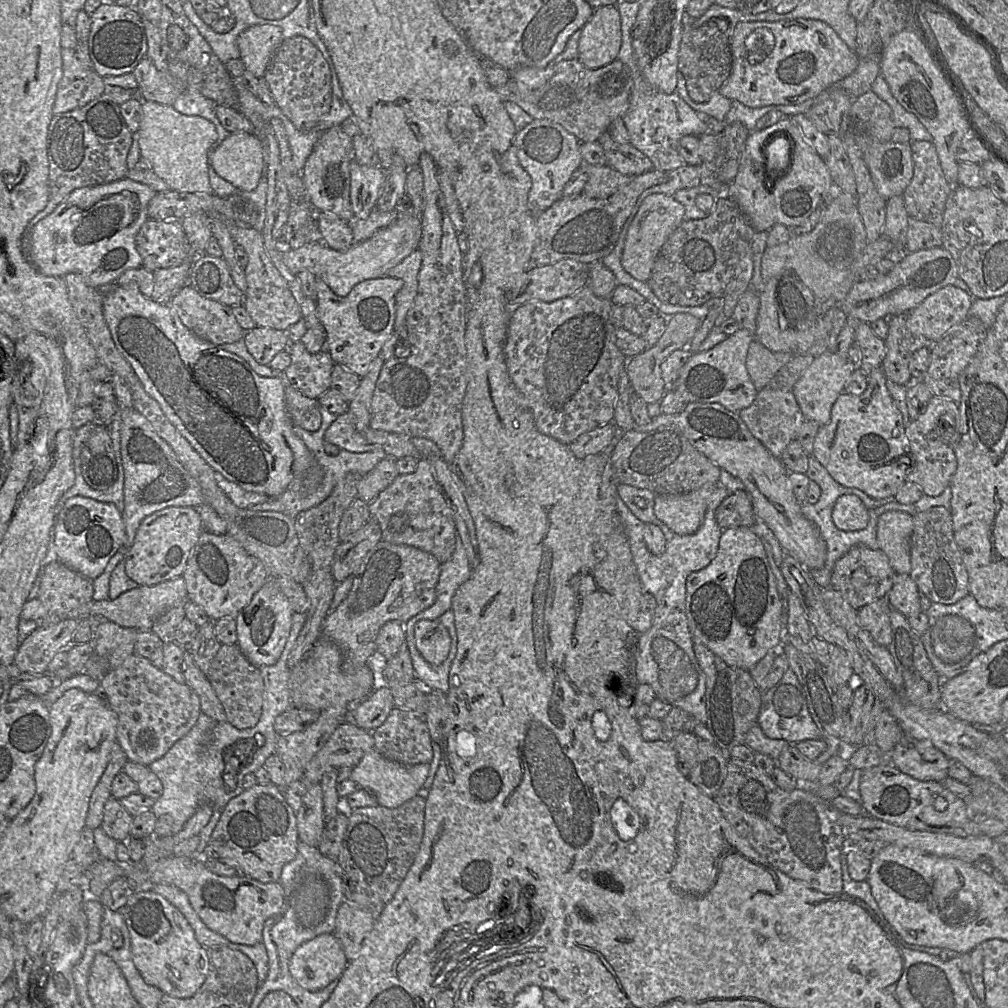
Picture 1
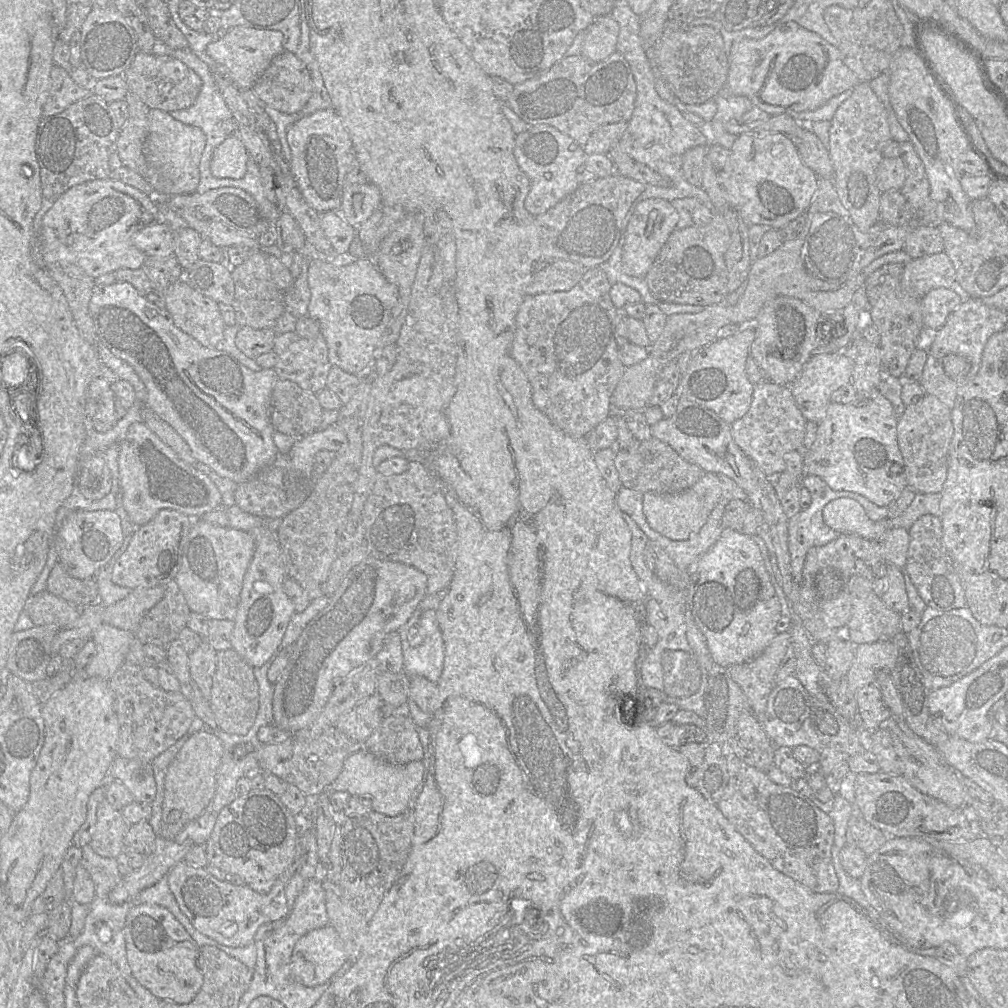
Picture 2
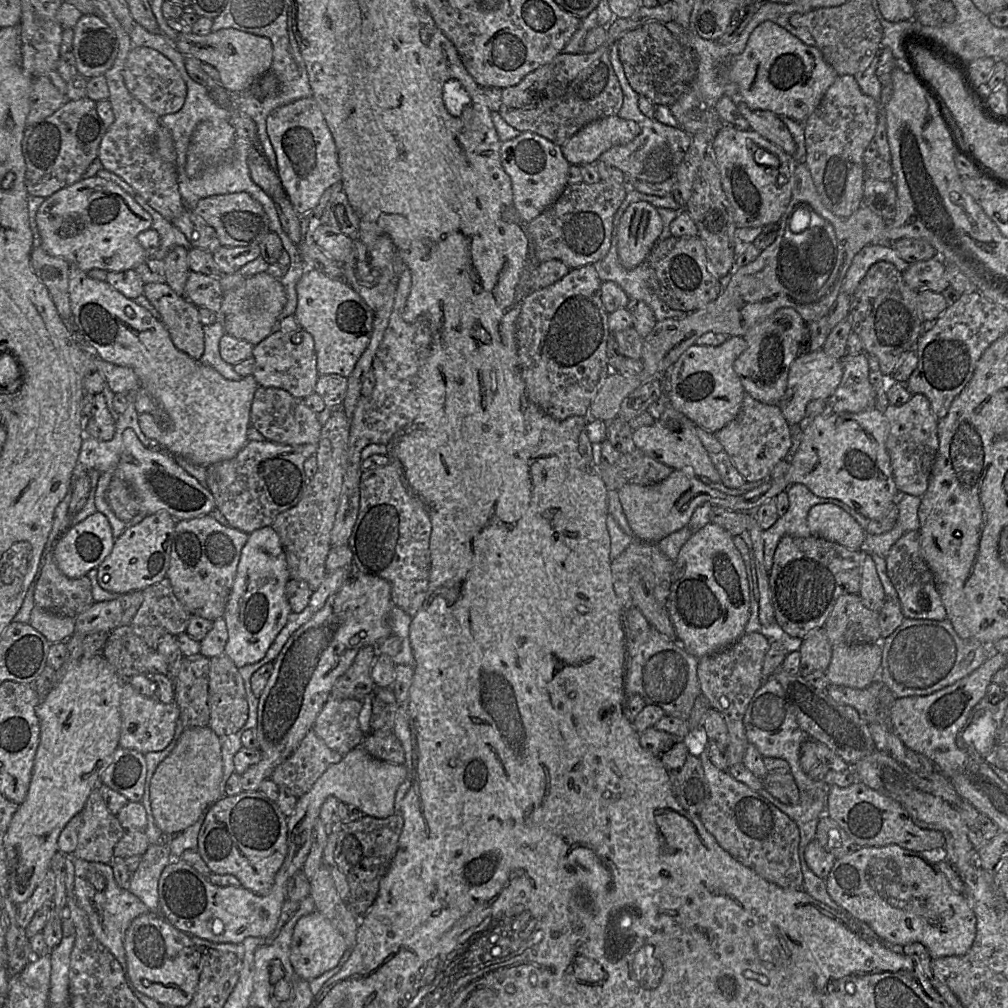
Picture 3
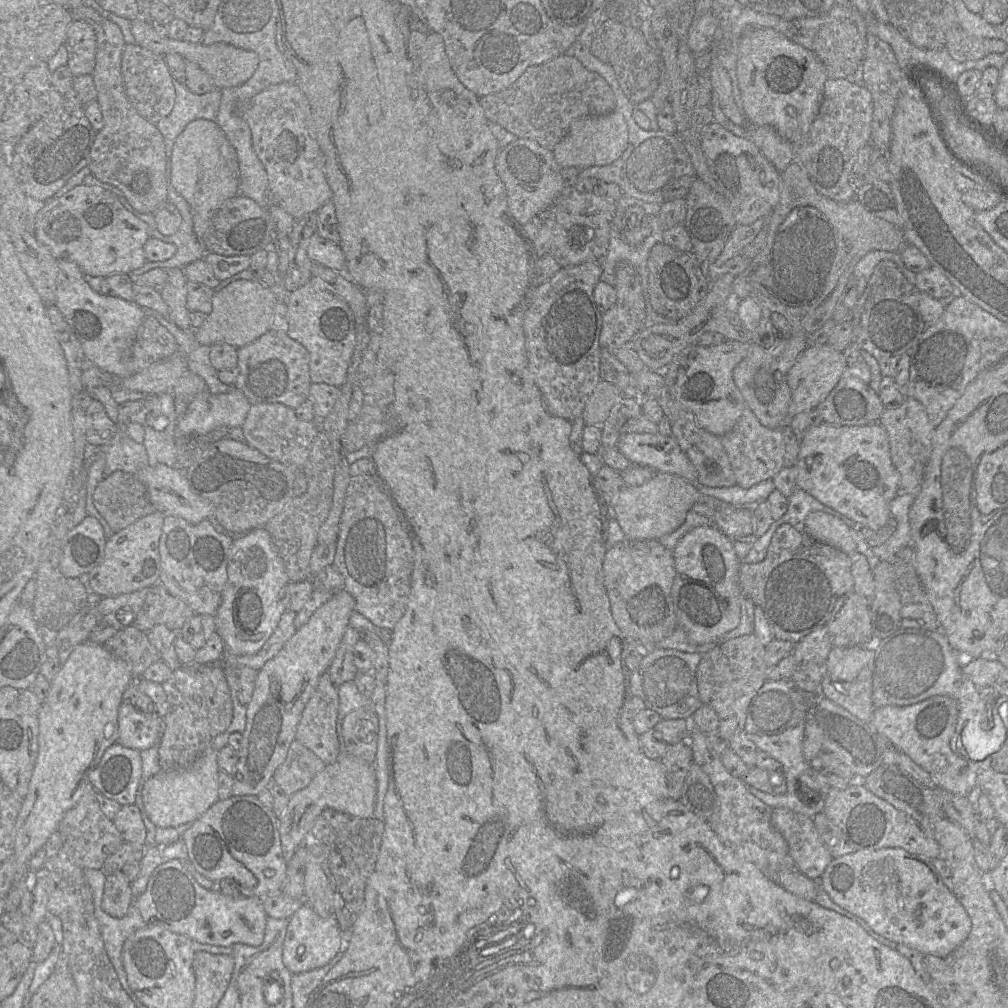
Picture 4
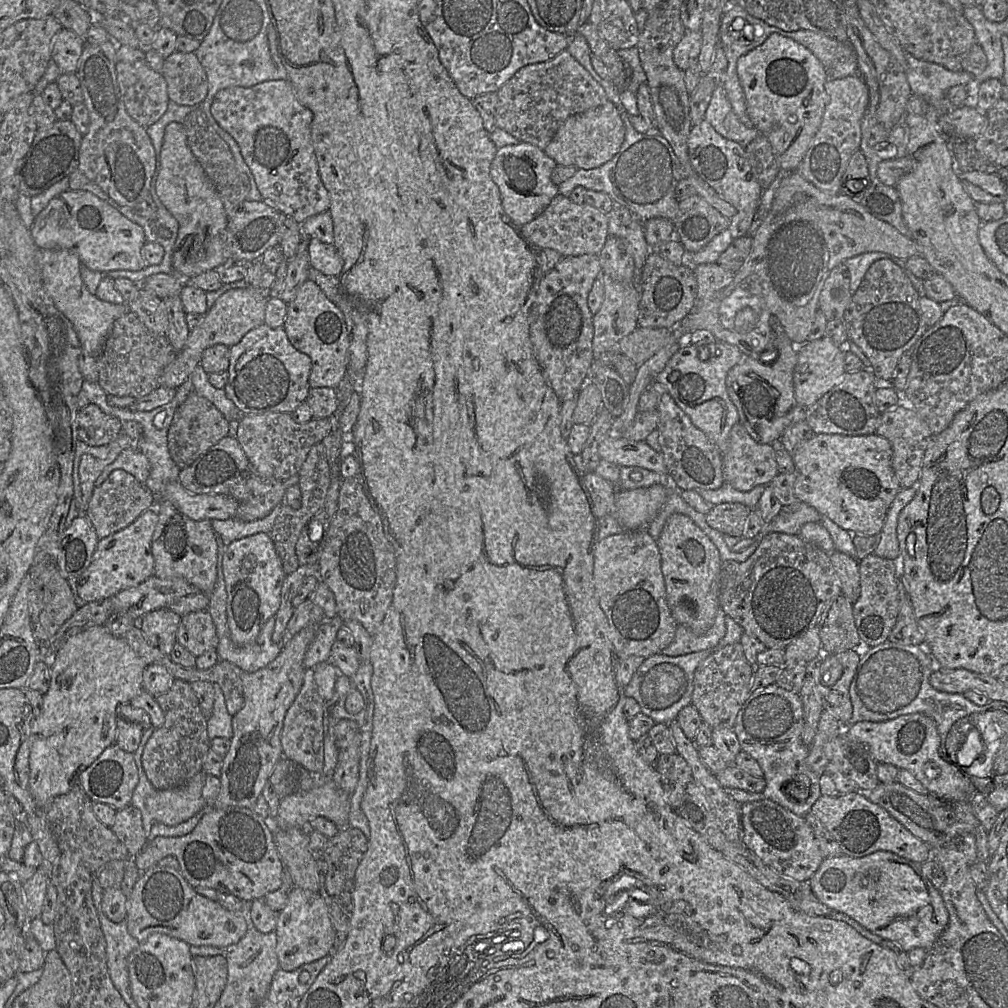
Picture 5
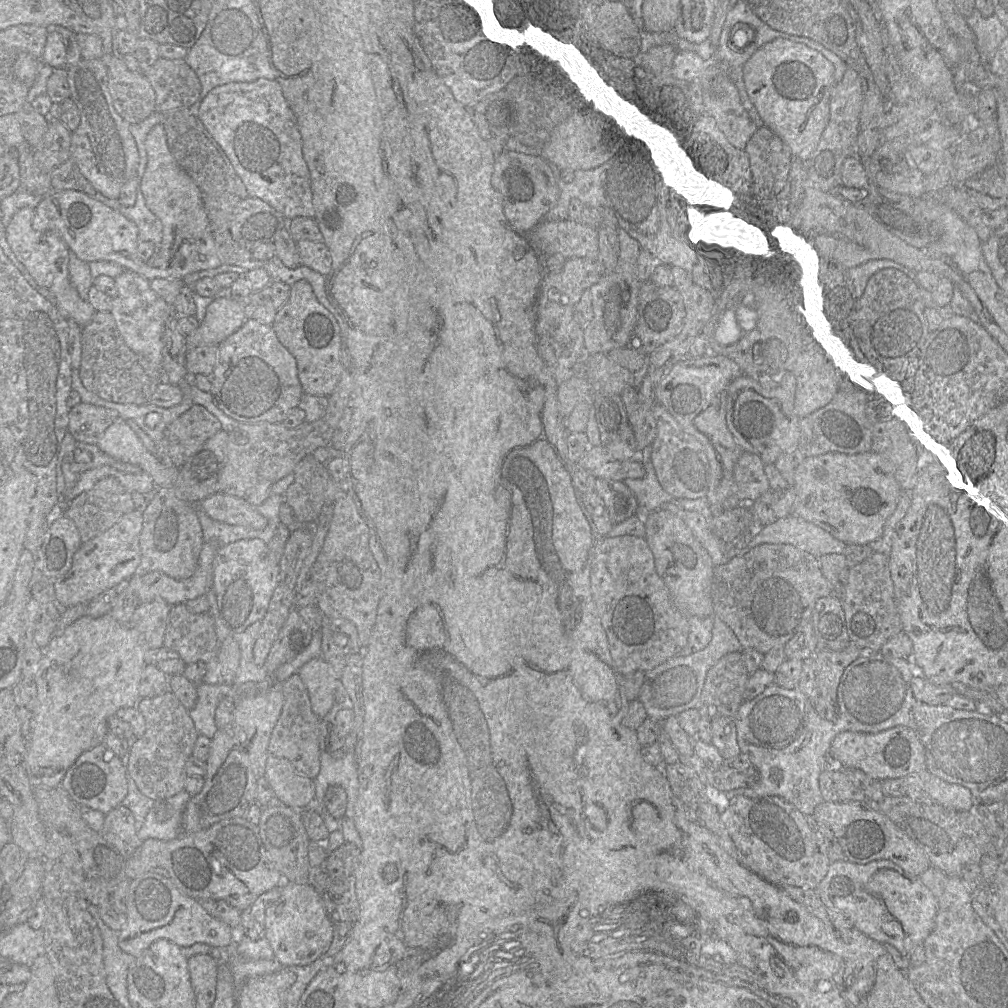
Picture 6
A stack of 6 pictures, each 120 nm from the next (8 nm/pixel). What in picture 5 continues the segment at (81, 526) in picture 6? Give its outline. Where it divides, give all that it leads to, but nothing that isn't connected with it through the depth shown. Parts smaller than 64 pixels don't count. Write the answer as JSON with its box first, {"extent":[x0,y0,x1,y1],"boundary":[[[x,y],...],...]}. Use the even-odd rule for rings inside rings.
{"extent":[86,470,155,540],"boundary":[[[114,470],[100,486],[94,487],[88,502],[86,517],[100,540],[130,525],[144,511],[152,508],[154,502],[155,497],[146,483],[139,482],[124,470]]]}

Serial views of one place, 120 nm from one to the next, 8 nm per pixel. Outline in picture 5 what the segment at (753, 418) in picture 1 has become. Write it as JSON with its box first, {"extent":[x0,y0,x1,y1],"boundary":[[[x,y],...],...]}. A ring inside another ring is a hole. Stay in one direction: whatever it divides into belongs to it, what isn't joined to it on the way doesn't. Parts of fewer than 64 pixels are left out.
{"extent":[724,425,779,492],"boundary":[[[735,425],[724,452],[725,483],[740,492],[767,486],[779,474],[772,444],[755,441],[741,425]]]}

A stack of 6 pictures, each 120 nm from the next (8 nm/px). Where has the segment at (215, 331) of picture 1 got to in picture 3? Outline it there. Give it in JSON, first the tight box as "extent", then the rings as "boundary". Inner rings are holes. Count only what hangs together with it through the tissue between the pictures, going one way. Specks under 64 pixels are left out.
{"extent":[143,283,204,360],"boundary":[[[165,283],[144,285],[143,294],[156,308],[173,344],[191,358],[199,360],[204,353],[204,326],[199,308]]]}

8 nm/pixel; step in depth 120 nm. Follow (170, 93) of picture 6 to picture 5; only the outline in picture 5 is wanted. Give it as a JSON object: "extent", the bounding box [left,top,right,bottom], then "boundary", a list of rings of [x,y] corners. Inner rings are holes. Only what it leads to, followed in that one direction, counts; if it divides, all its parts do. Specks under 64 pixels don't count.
{"extent":[163,52,208,106],"boundary":[[[174,52],[163,64],[169,100],[184,106],[199,106],[207,96],[208,80],[196,53]]]}

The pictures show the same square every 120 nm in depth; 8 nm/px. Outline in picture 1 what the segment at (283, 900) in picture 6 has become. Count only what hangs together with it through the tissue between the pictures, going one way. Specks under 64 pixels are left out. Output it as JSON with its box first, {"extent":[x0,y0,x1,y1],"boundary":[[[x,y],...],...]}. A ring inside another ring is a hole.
{"extent":[290,933,348,991],"boundary":[[[326,933],[295,950],[290,961],[290,973],[302,988],[320,991],[334,980],[339,980],[348,963],[334,933]]]}

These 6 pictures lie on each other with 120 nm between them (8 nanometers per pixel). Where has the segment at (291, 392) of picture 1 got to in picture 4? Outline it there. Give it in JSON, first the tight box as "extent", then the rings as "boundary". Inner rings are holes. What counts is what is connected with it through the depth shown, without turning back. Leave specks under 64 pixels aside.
{"extent":[242,403,320,469],"boundary":[[[280,403],[251,405],[242,425],[245,442],[266,457],[302,469],[314,440],[320,431],[318,421],[305,421],[296,416],[295,410]]]}

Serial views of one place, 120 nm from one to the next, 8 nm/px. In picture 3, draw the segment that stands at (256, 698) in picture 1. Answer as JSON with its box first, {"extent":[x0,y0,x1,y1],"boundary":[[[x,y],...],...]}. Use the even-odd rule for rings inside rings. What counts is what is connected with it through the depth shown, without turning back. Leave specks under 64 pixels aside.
{"extent":[208,653,248,737],"boundary":[[[225,653],[210,659],[209,666],[209,722],[208,726],[219,737],[238,732],[248,719],[248,702],[244,680],[239,668]]]}

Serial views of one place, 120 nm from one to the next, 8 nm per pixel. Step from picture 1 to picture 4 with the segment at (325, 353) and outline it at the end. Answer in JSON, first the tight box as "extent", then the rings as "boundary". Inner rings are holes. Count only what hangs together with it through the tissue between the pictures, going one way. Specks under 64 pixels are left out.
{"extent":[235,329,310,409],"boundary":[[[269,329],[254,342],[238,348],[239,374],[235,388],[240,389],[251,405],[280,403],[296,409],[309,398],[310,355],[305,347],[286,332]]]}

